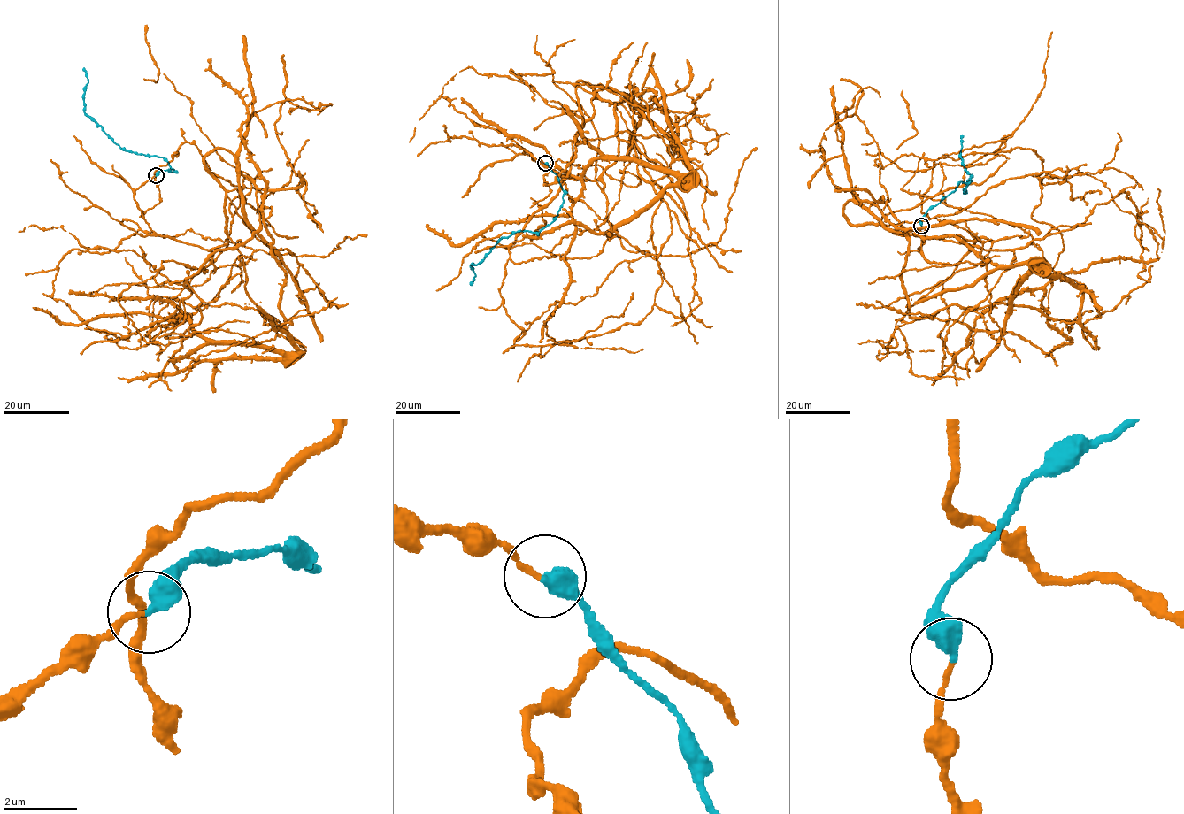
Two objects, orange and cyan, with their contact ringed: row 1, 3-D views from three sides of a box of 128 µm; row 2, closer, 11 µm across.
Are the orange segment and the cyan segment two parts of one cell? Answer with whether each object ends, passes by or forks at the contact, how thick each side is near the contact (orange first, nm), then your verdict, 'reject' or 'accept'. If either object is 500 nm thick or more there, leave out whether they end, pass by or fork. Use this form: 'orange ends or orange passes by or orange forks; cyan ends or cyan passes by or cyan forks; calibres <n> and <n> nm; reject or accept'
calibres 130 and 550 nm; accept

